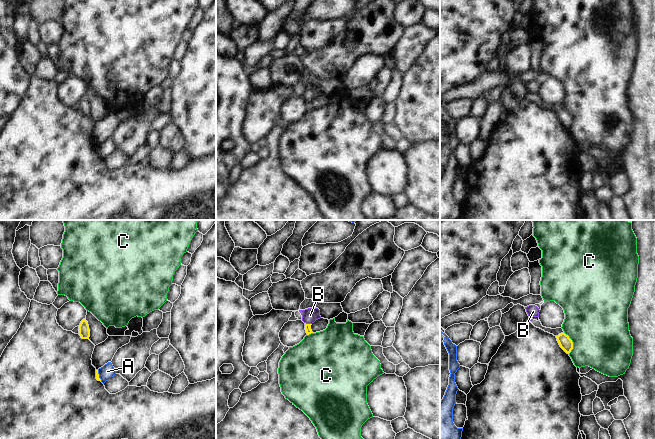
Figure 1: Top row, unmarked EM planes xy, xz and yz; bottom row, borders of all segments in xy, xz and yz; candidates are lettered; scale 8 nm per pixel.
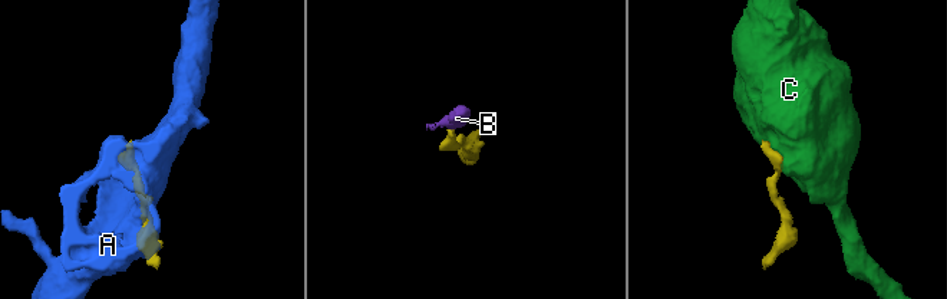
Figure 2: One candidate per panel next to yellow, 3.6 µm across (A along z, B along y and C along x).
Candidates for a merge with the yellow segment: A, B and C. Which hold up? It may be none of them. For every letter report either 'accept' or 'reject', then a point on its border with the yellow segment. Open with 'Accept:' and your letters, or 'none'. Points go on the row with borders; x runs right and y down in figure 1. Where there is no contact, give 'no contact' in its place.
Accept: B
A: reject | xy (98, 375)
B: accept | xz (308, 324)
C: reject | yz (572, 343)

